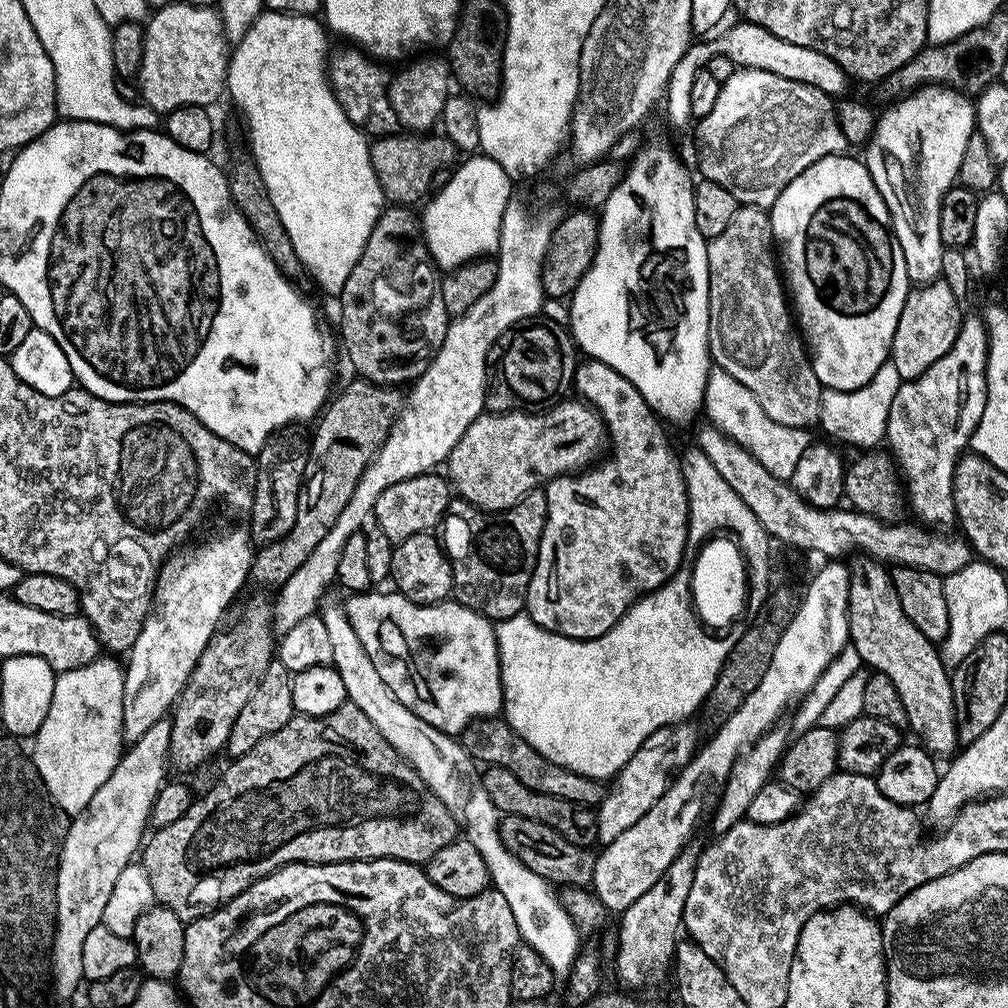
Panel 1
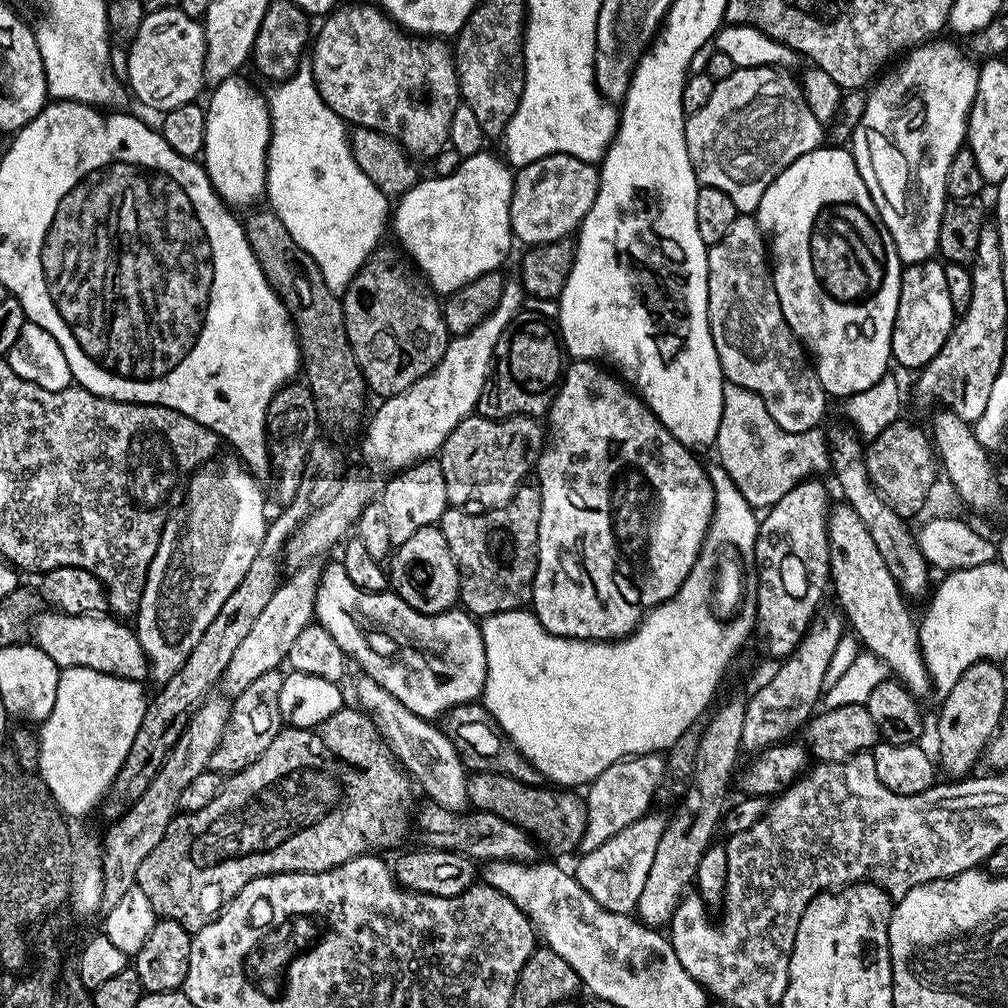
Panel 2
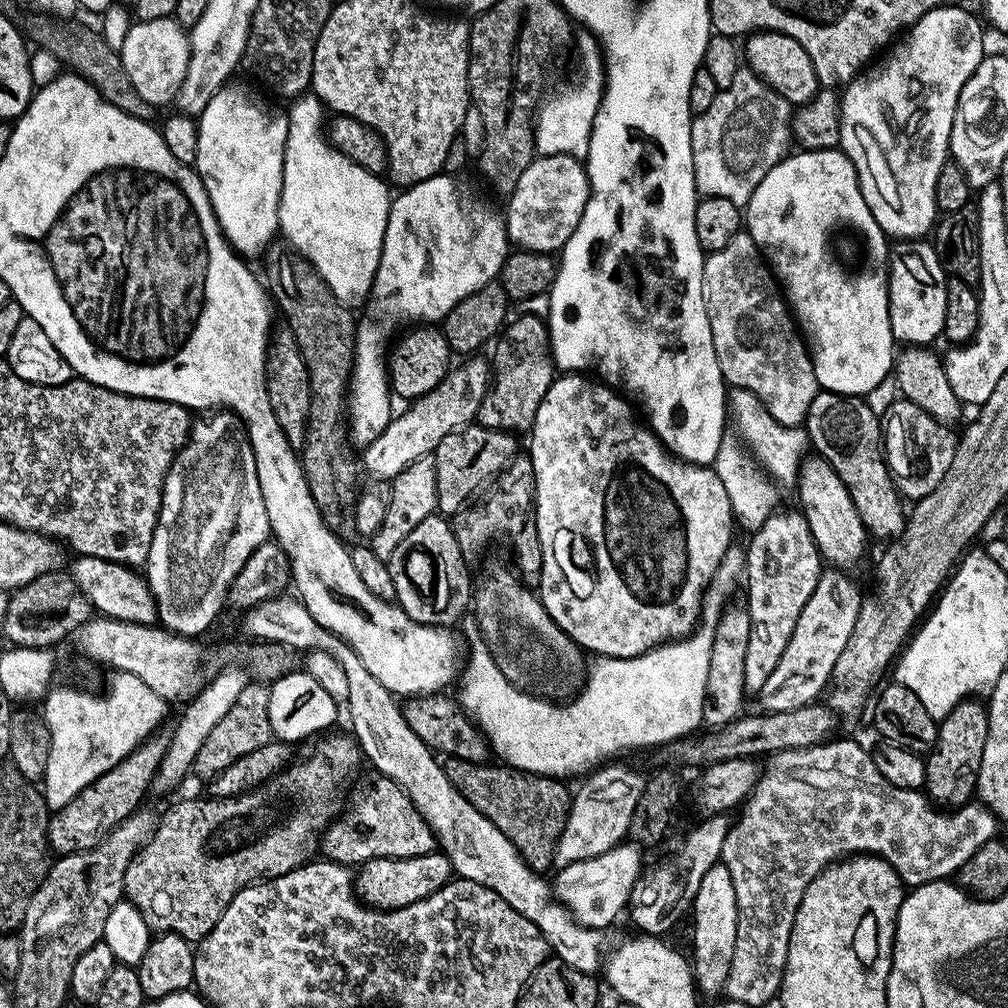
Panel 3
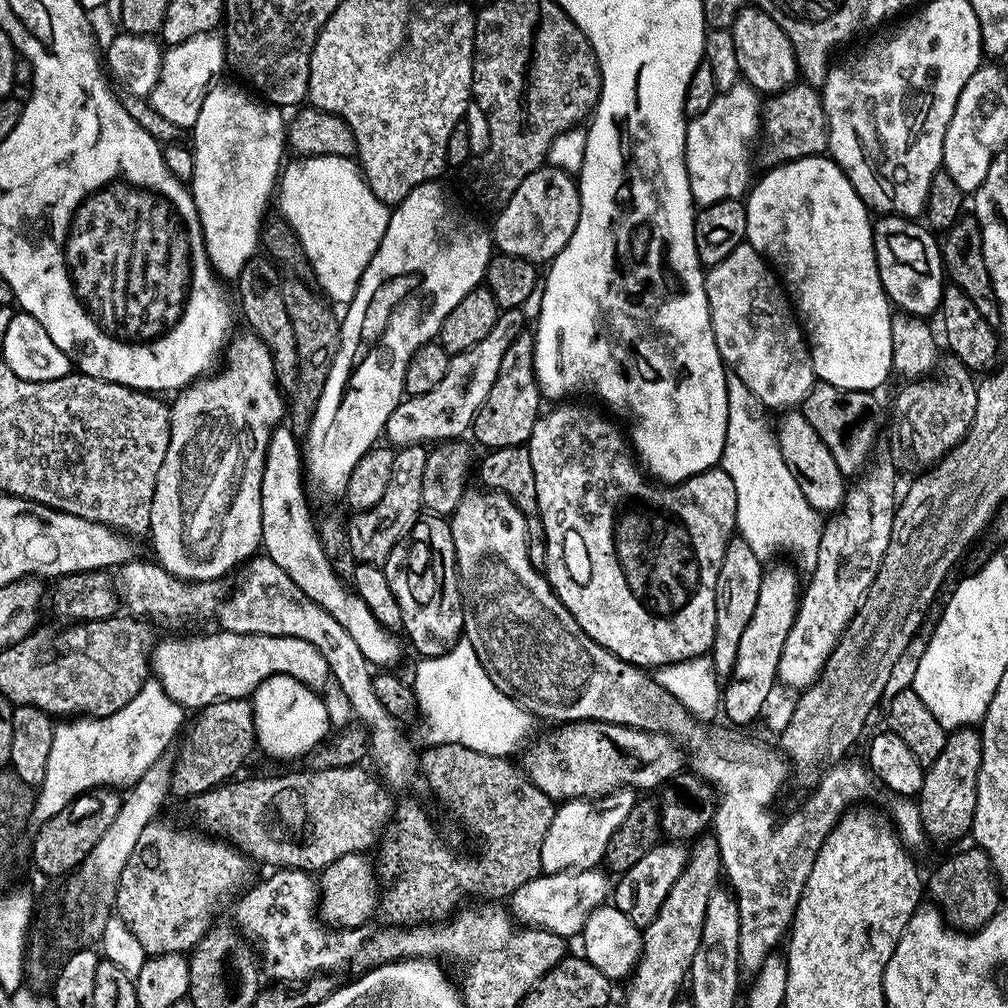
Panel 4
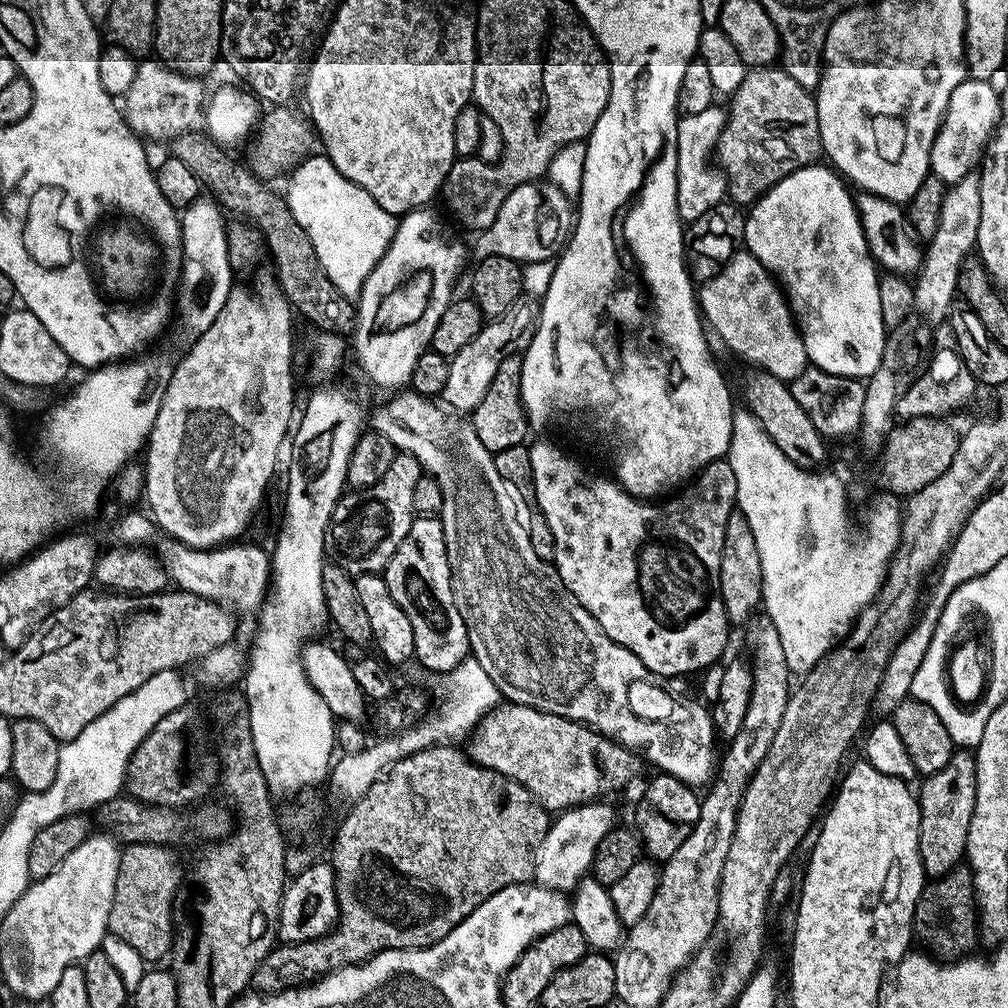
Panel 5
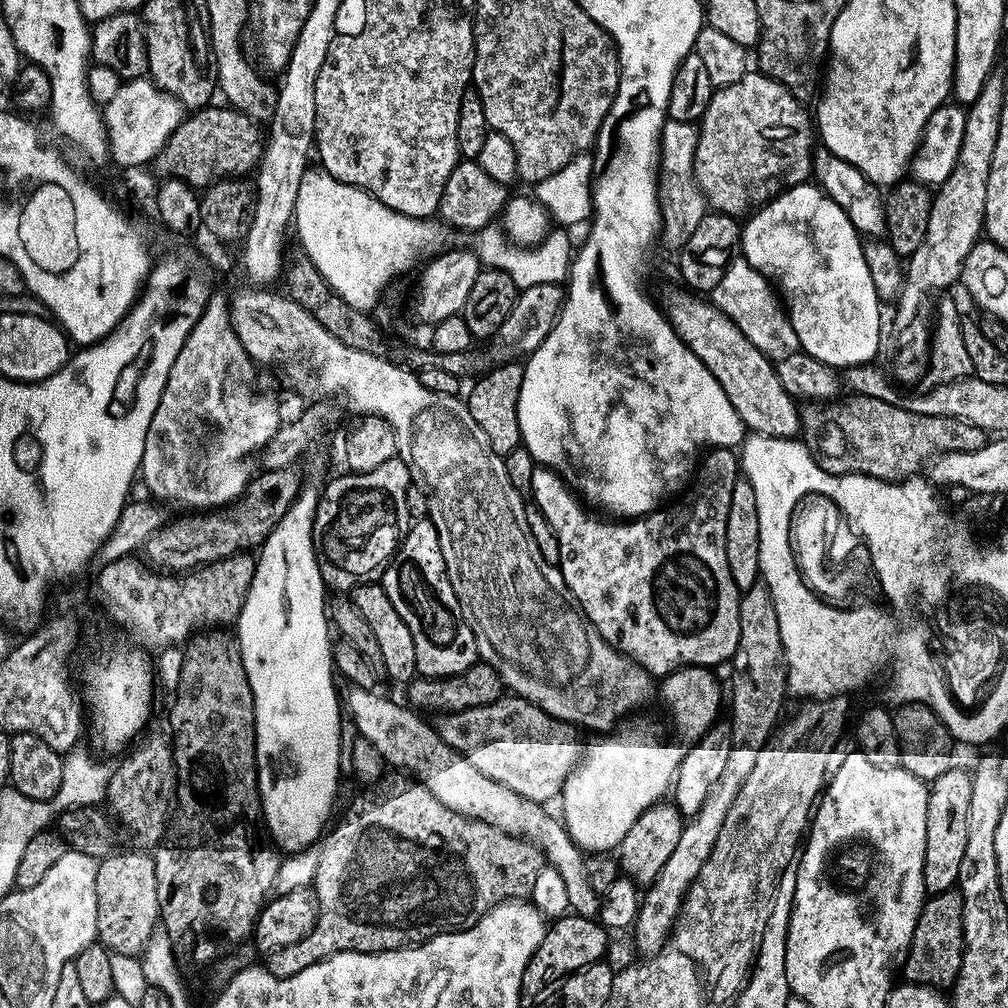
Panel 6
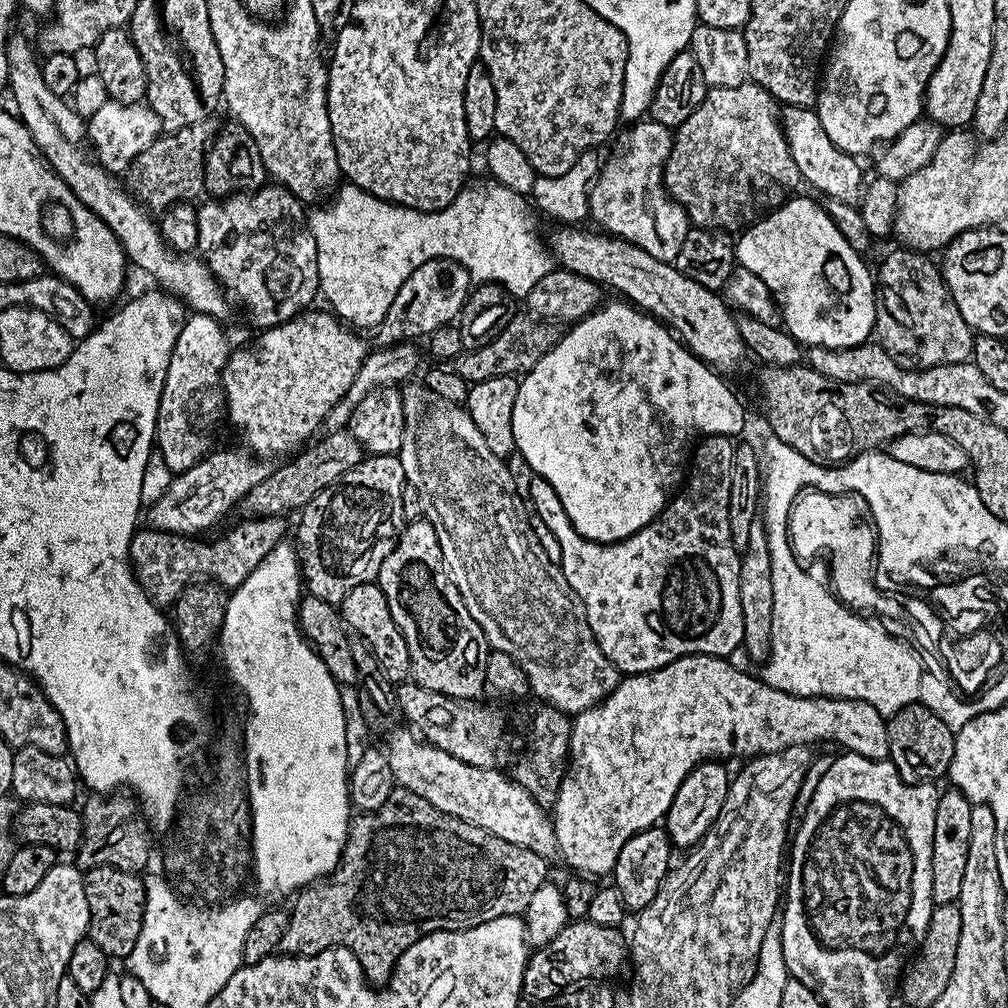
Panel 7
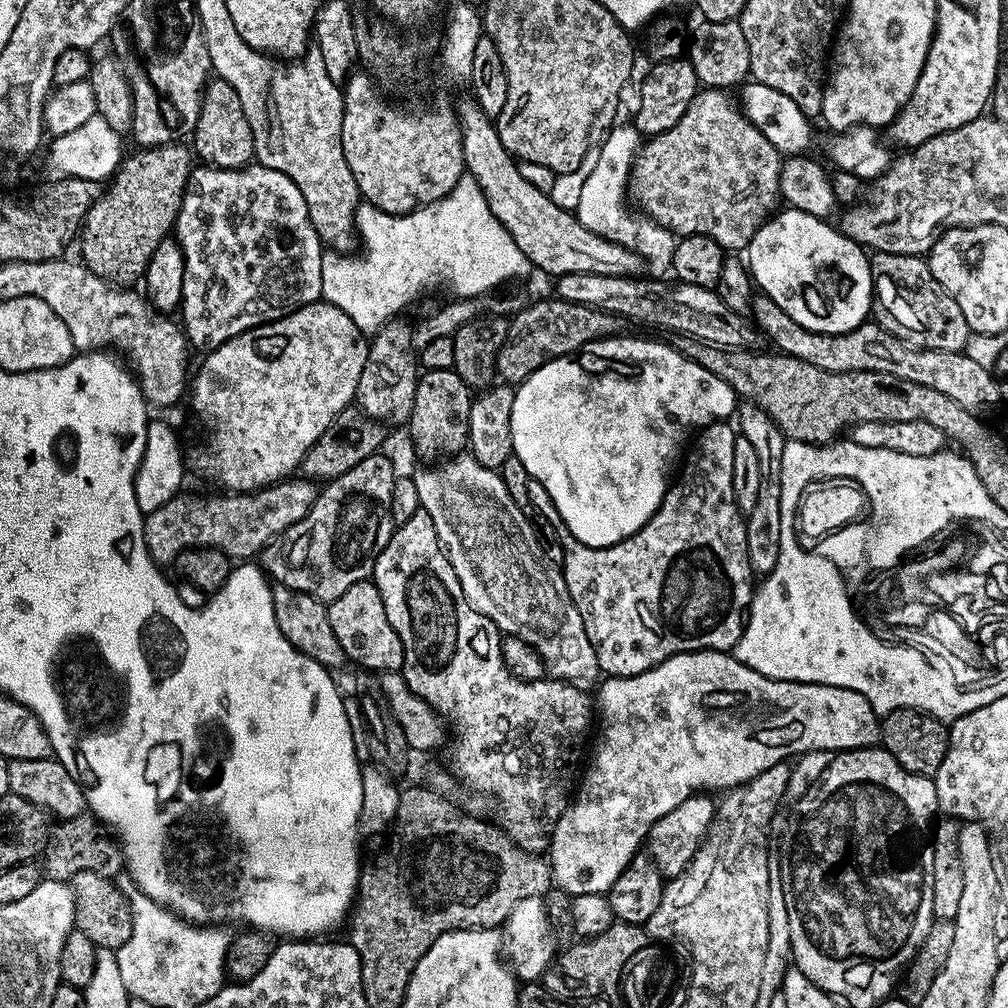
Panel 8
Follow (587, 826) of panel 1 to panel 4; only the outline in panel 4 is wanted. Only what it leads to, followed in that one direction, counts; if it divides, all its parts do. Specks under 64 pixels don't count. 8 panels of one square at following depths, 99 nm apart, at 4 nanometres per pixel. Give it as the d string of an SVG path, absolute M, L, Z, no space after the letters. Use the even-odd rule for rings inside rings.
M434 744L423 749L418 760L421 773L428 775L428 784L460 815L460 820L472 832L480 835L484 843L484 857L481 860L459 860L442 841L436 837L428 816L416 804L404 804L395 809L394 823L387 829L382 840L384 856L396 868L404 873L396 880L396 885L388 893L381 895L378 908L389 925L415 926L425 922L440 922L451 917L457 911L463 896L511 897L526 882L541 875L542 842L546 838L546 830L550 830L550 822L554 822L557 805L542 790L534 786L519 767L511 763L511 759L503 756L482 754L478 750L470 750L461 744Z

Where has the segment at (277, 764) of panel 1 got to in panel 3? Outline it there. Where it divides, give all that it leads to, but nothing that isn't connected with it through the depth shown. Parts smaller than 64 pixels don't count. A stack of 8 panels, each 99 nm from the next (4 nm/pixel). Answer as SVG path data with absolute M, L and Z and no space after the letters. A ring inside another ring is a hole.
M332 734L321 735L315 741L317 744L313 746L312 753L309 756L304 756L301 760L293 759L284 771L277 773L271 780L266 781L263 787L253 788L251 791L241 792L239 796L224 799L180 800L173 808L166 809L164 816L162 812L156 825L156 833L152 836L152 841L145 844L132 857L124 879L124 896L128 902L132 903L141 912L148 929L156 934L173 932L190 942L199 942L204 939L206 934L210 934L210 930L214 930L214 926L218 922L218 918L222 918L226 906L243 888L257 882L273 880L275 876L285 876L286 873L309 863L317 855L315 852L318 852L318 845L321 843L324 833L328 831L328 825L341 815L342 809L345 807L346 793L349 791L348 783L359 774L360 764L362 765L362 753L359 744L356 743L355 736L351 734L345 734L345 736L328 735Z

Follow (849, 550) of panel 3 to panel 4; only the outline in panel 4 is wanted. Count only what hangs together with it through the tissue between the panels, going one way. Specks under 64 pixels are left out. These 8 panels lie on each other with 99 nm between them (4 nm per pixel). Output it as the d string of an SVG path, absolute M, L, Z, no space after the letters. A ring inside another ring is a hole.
M788 410L781 416L784 417L781 418L780 425L774 429L774 435L786 466L794 474L802 494L806 494L806 502L810 502L810 506L814 506L818 513L835 513L843 504L846 491L846 478L838 470L838 462L834 462L826 442L818 438L814 426L806 422L803 411Z

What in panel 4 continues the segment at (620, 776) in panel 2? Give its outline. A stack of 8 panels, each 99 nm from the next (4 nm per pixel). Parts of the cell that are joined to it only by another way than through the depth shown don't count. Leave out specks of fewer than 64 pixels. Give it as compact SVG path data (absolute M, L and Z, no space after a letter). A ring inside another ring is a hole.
M626 787L607 792L605 796L563 801L557 807L554 822L550 822L550 830L546 830L546 838L542 842L541 873L595 869L603 861L610 834L614 834L614 830L622 826L626 814L630 814L637 799L637 793Z

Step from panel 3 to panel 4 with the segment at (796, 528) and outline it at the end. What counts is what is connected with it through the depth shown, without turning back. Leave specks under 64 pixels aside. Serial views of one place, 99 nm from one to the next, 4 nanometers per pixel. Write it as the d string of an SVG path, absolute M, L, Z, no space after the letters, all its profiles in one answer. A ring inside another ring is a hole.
M769 567L762 578L762 590L758 590L758 606L754 606L754 614L738 642L738 658L734 662L734 670L726 678L722 688L722 712L723 715L728 715L726 720L729 725L752 724L763 714L764 707L772 696L772 687L777 687L778 684L778 662L782 658L782 646L786 646L786 634L790 634L797 607L798 586L796 590L795 574L788 568Z

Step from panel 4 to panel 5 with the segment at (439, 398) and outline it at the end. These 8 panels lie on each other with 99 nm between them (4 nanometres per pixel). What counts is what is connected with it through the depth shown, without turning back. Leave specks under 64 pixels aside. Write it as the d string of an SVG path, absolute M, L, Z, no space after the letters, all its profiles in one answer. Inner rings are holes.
M528 293L520 295L506 314L487 321L469 345L462 346L462 350L449 359L450 375L440 395L441 401L447 407L462 414L476 408L493 381L498 366L506 358L523 353L533 340L533 333L536 332L537 323L540 321L540 305L541 301L537 297Z

